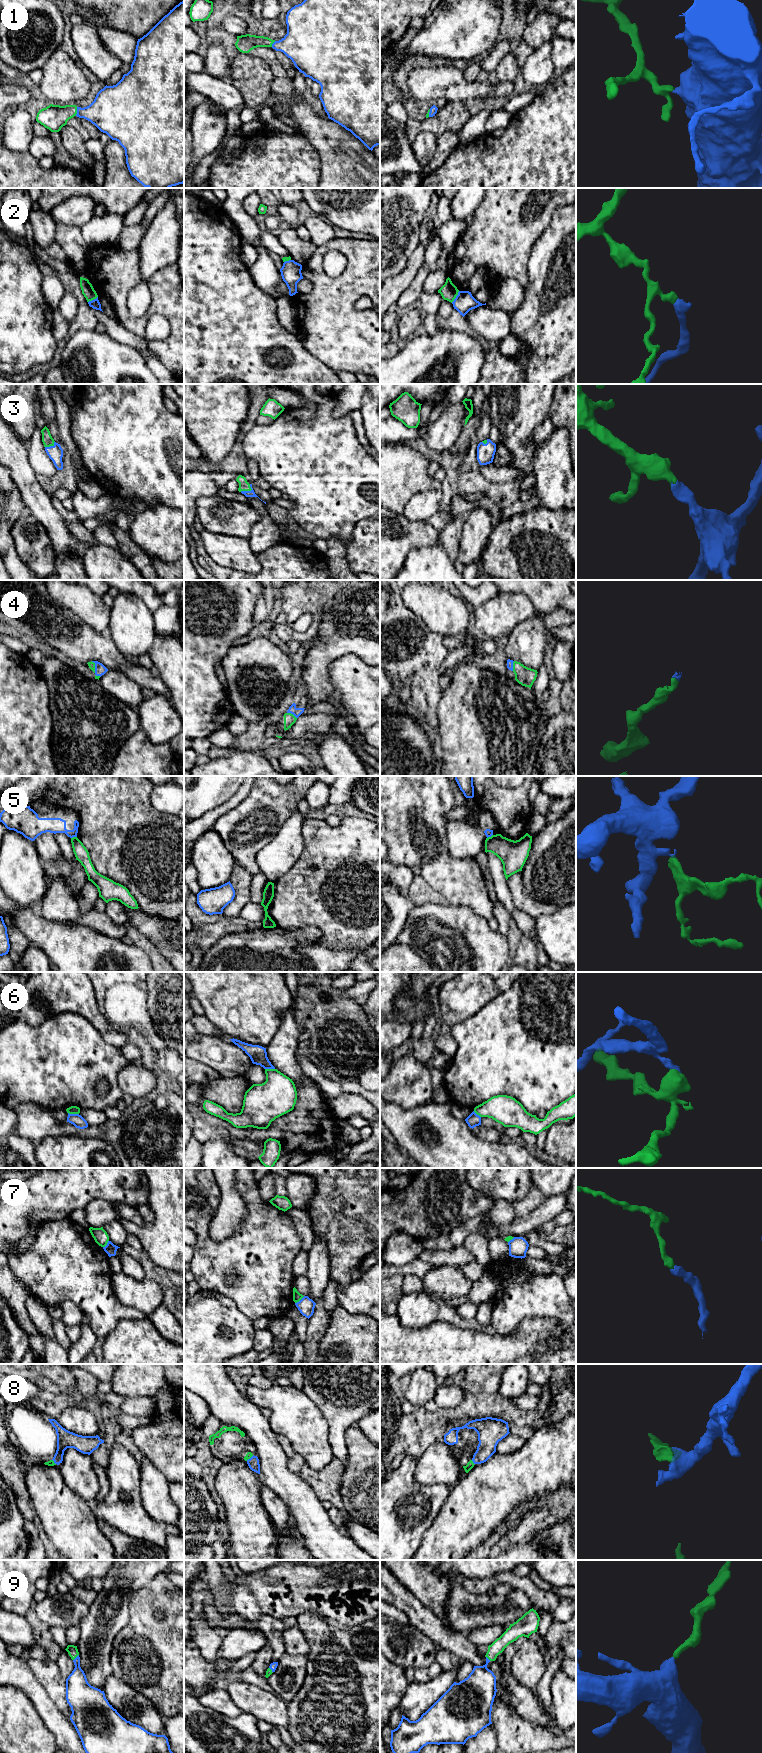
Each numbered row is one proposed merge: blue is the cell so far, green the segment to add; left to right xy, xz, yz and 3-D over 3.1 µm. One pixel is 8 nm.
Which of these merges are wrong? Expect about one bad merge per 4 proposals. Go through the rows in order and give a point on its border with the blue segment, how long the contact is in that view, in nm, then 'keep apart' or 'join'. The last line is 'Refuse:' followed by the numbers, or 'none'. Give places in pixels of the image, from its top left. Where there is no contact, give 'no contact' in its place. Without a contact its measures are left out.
1: xy (77, 111) | 70 nm | join
2: yz (456, 297) | 120 nm | keep apart
3: xz (248, 491) | 110 nm | join
4: xz (292, 713) | 90 nm | join
5: xy (73, 836) | 50 nm | keep apart
6: xy (73, 1114) | 90 nm | keep apart
7: xz (300, 1300) | 100 nm | keep apart
8: yz (473, 1462) | 50 nm | join
9: xy (76, 1657) | 70 nm | join
Refuse: 2, 5, 6, 7

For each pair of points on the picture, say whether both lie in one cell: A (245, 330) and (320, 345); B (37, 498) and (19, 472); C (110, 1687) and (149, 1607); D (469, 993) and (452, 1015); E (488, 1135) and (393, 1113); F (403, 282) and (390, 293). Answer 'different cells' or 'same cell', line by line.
A: different cells
B: same cell
C: different cells
D: same cell
E: different cells
F: same cell

